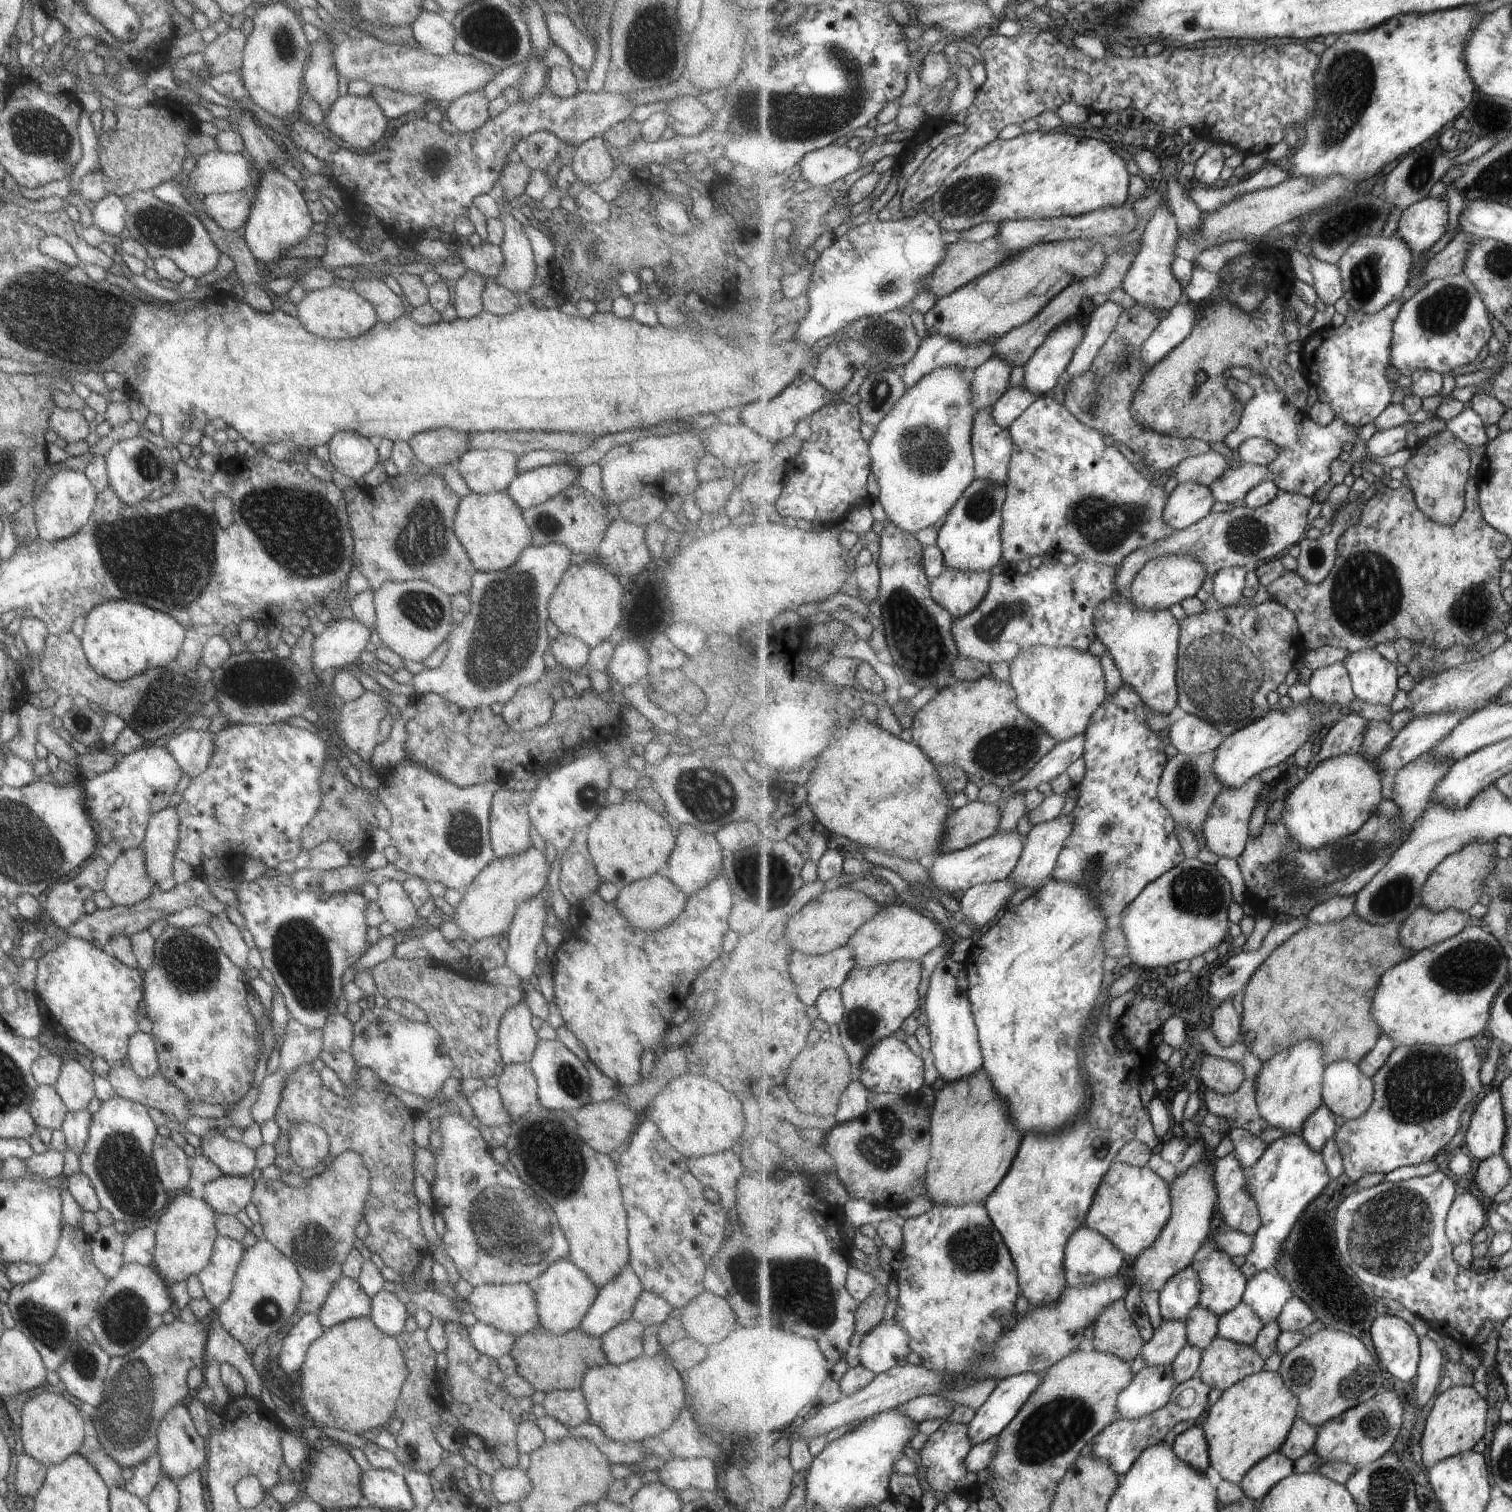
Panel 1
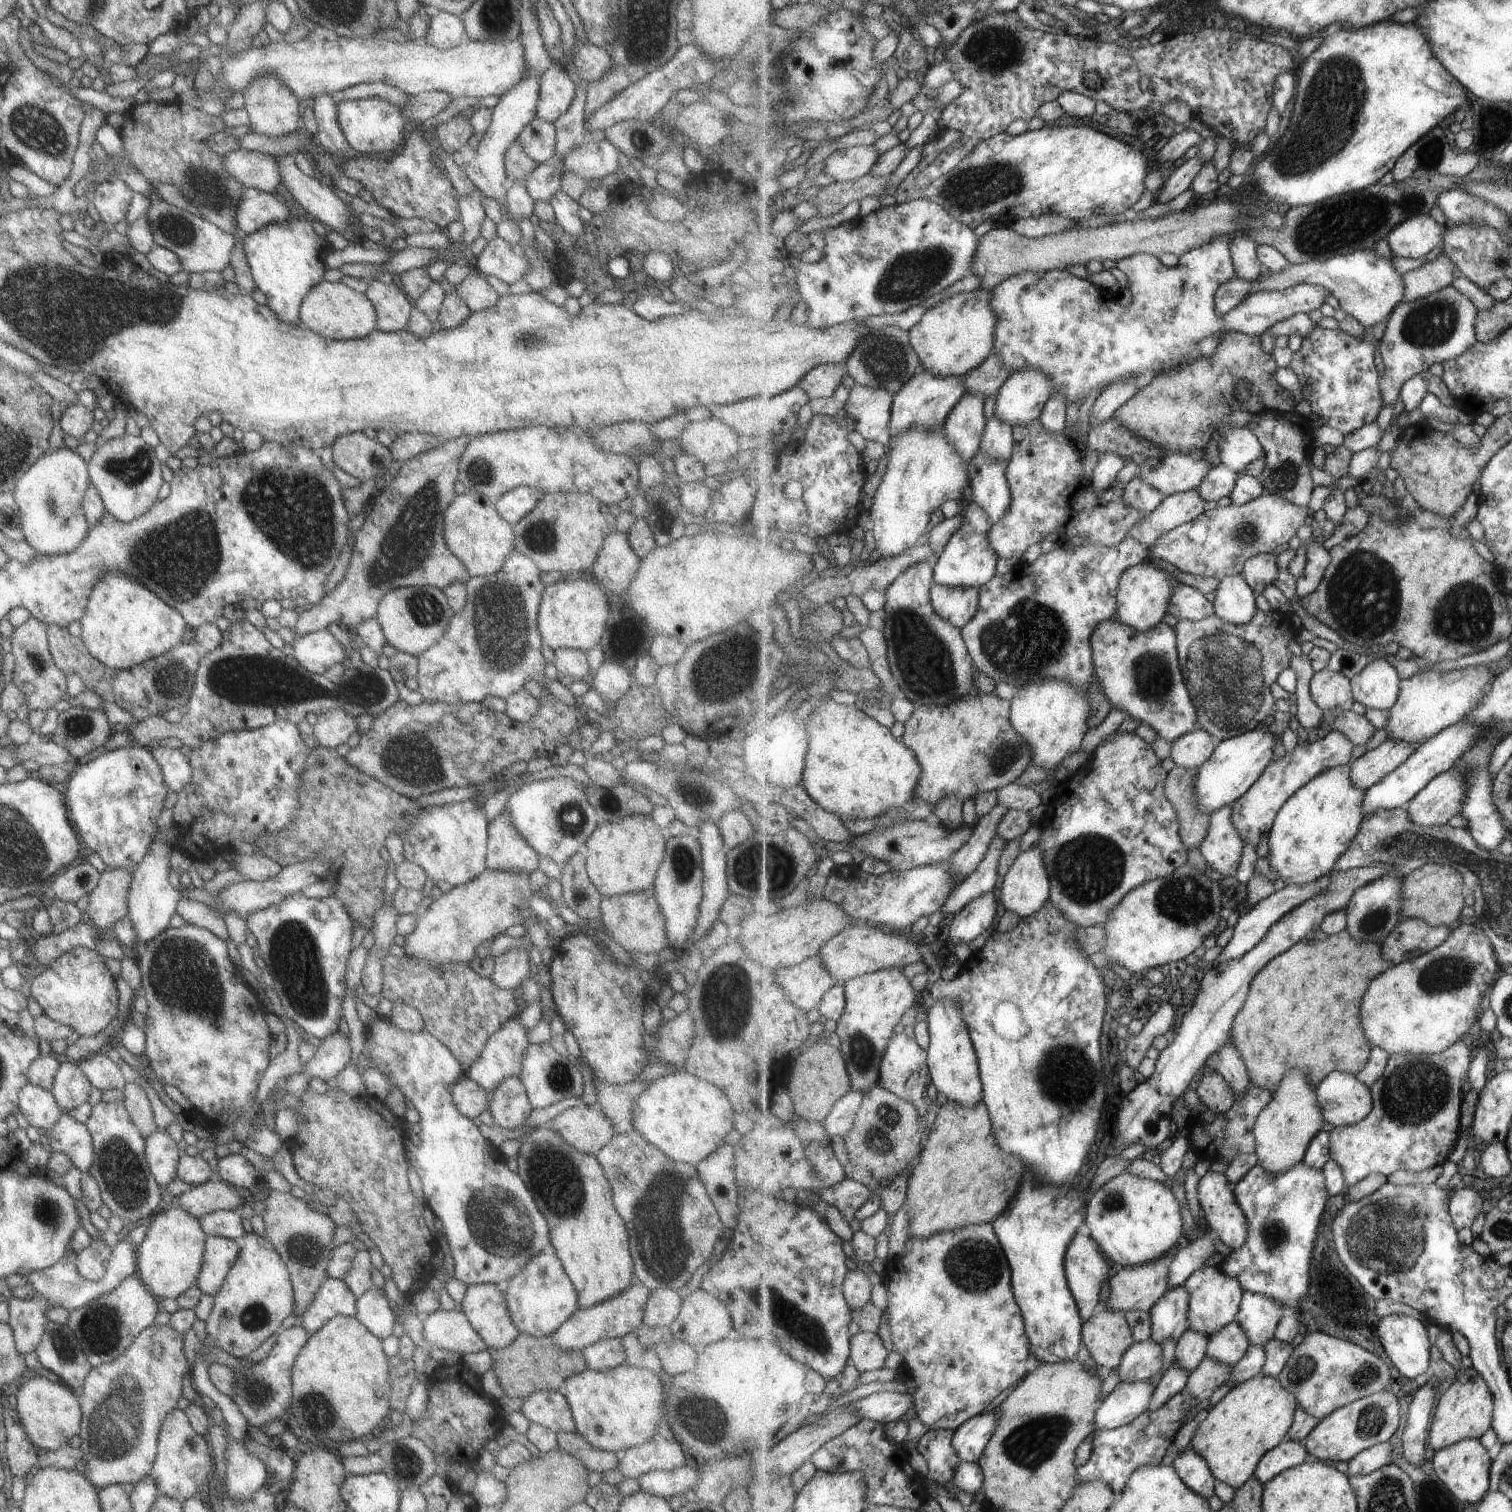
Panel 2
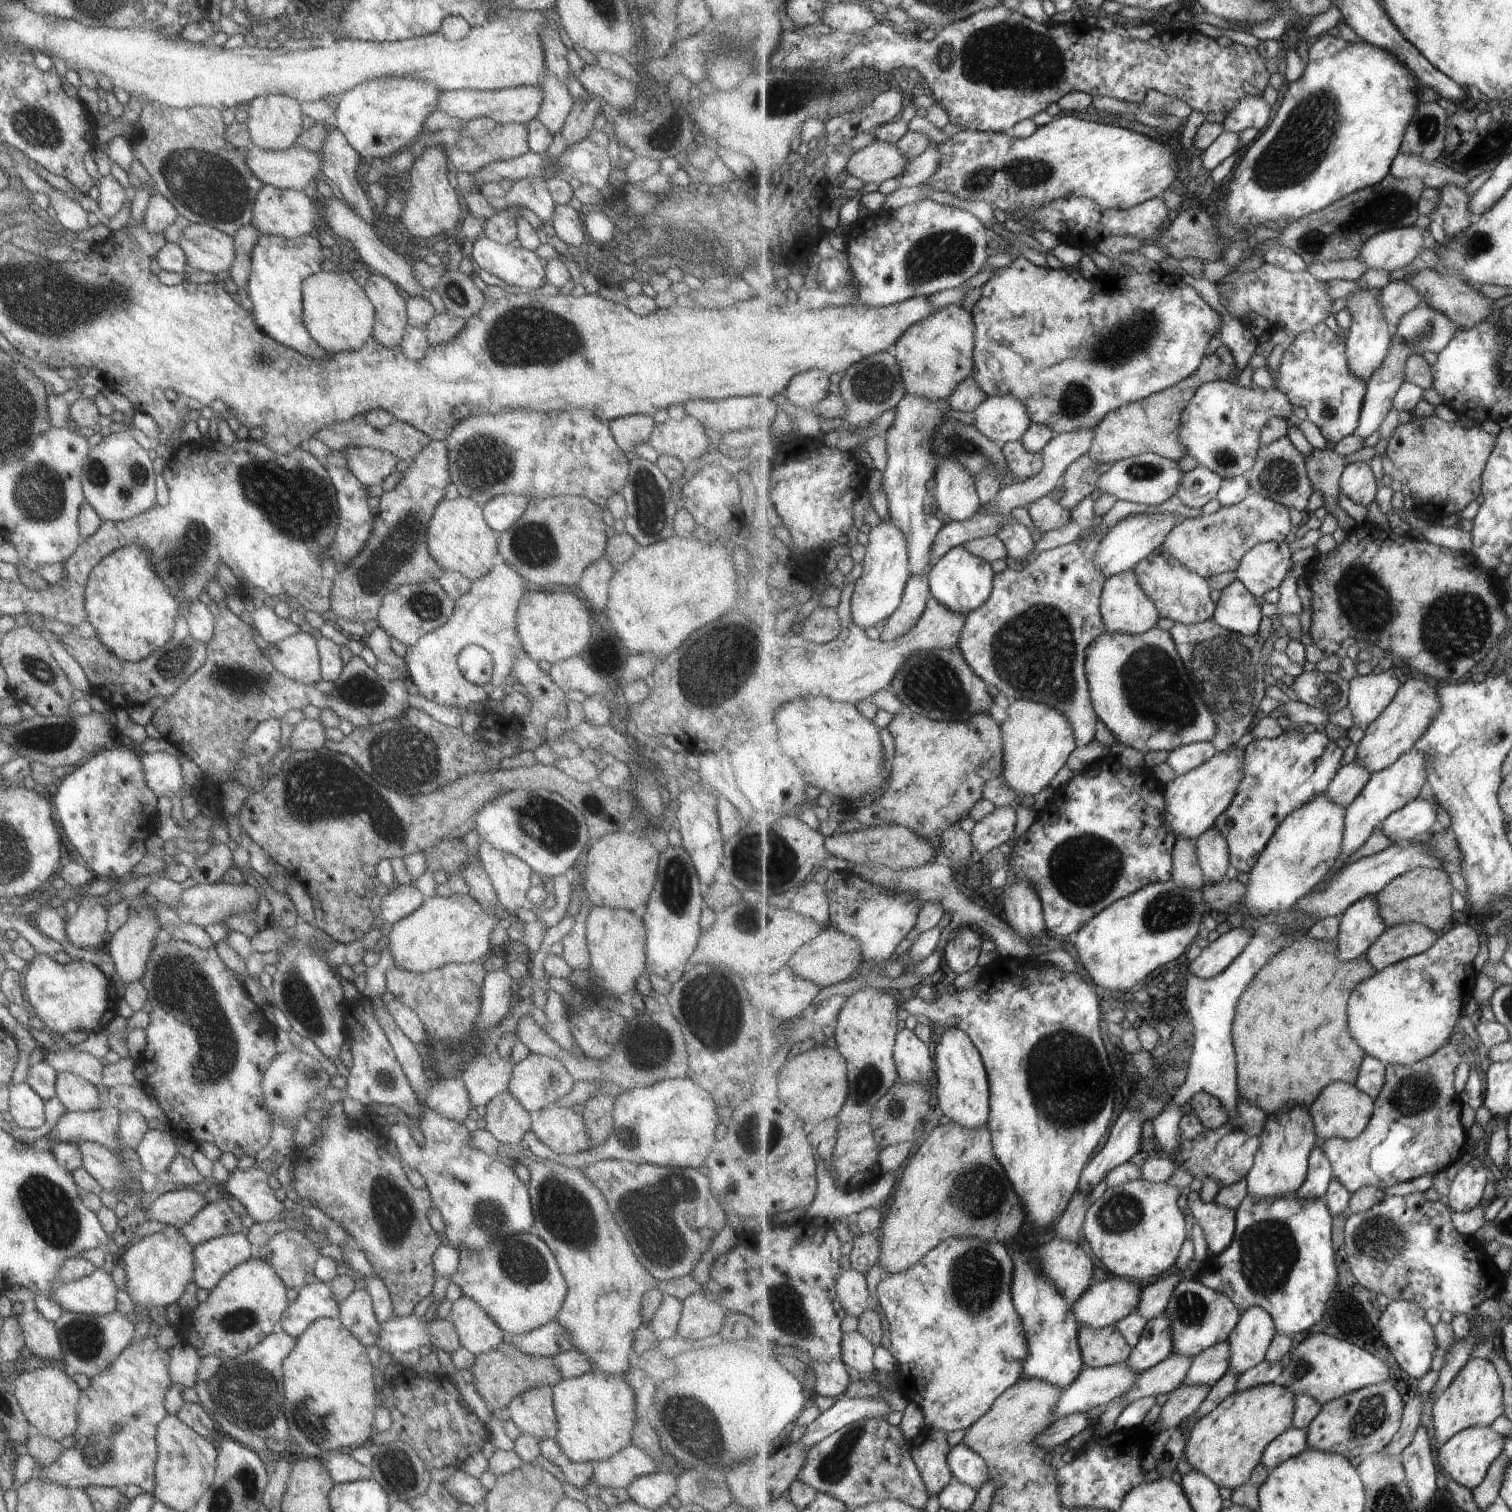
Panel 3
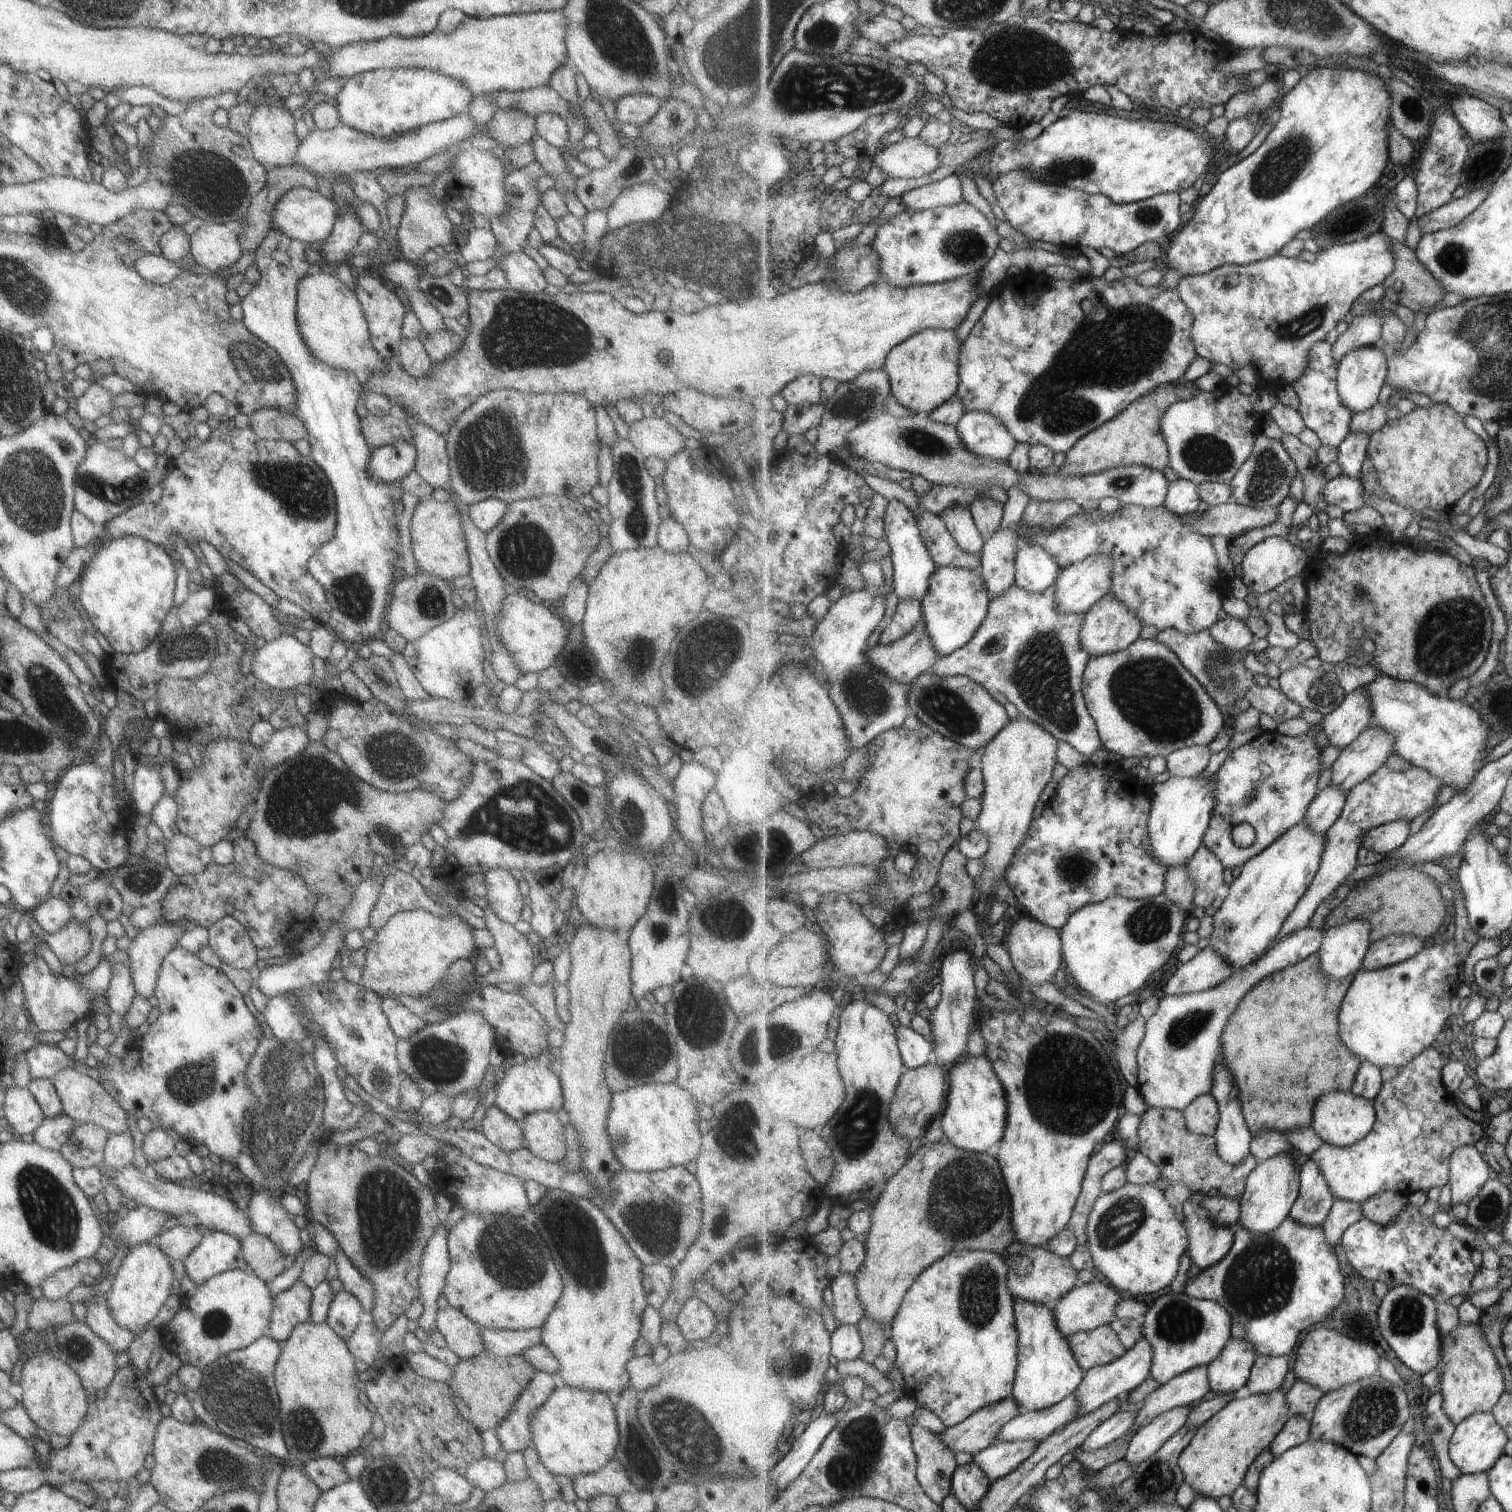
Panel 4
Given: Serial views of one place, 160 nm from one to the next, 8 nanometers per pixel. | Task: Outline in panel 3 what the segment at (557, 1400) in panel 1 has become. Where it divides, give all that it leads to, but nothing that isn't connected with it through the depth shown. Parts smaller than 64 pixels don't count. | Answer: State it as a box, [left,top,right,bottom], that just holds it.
[506,1387,556,1438]

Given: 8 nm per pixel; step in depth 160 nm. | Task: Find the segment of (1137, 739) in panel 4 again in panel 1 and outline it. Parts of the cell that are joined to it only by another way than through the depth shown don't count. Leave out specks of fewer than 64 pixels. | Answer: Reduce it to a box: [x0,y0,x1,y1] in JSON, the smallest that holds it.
[1095,594,1181,718]

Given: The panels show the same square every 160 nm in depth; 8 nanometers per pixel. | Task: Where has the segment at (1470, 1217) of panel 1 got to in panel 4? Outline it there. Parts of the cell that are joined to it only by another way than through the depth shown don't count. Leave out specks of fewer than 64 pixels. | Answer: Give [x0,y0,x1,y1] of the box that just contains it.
[1450,1146,1494,1206]

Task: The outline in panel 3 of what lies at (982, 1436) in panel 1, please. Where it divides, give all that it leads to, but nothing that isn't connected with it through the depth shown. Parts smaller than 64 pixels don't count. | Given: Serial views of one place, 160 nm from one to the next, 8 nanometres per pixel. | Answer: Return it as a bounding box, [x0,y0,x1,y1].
[948,1440,991,1490]

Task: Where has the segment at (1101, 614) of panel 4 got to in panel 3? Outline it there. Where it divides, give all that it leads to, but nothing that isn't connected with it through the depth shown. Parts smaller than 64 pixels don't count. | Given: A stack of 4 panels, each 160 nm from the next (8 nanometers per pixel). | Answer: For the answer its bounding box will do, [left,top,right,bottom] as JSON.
[1102,569,1162,635]

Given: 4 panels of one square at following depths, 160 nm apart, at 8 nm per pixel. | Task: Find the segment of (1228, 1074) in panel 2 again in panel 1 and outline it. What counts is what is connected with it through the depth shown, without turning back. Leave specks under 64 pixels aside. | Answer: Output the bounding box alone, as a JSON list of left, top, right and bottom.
[1211,1000,1242,1047]

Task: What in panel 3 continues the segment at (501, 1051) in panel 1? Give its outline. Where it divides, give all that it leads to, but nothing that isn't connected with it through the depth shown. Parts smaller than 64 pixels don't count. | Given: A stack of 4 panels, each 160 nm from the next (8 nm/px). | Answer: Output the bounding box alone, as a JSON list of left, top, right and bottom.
[459,1051,514,1108]

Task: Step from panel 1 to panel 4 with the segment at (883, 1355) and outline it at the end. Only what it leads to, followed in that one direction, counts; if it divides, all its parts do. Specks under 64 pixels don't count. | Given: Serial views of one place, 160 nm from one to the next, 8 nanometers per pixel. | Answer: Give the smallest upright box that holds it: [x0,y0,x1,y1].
[832,1325,865,1361]

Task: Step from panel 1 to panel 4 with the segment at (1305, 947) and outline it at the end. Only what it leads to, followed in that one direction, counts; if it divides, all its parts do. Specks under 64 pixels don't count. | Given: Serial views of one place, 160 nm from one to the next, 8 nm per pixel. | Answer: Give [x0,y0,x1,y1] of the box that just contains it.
[1223,953,1363,1136]

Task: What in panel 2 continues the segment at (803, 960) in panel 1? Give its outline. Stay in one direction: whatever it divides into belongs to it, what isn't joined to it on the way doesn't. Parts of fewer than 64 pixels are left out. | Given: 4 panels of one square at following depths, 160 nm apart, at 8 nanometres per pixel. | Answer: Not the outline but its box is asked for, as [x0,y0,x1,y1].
[775,955,841,1012]

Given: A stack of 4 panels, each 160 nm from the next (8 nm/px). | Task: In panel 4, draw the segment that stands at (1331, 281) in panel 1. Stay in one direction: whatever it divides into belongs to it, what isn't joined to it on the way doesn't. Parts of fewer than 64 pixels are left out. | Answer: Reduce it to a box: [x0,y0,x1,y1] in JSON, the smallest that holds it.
[959,272,1197,453]

